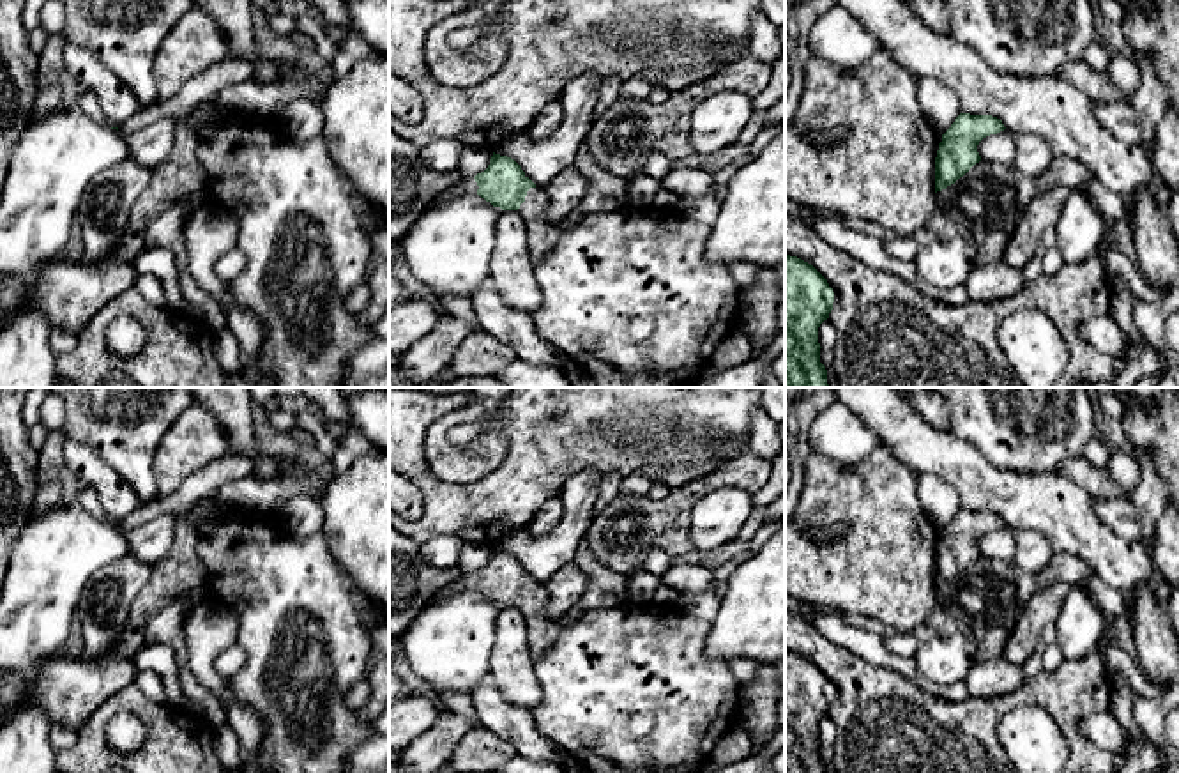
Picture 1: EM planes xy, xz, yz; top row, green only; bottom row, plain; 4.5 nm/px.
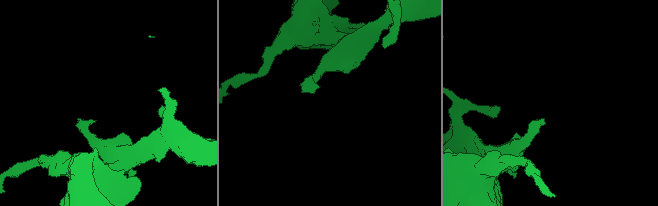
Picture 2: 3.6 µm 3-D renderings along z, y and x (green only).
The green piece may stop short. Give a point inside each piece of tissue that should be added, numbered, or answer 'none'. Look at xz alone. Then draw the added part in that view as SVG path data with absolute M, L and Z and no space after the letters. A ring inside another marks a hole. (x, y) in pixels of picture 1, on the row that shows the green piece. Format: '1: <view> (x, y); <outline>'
1: xz (465, 186); M474 177L470 179L461 179L458 184L454 184L453 188L445 189L438 198L437 202L449 202L449 200L454 200L454 198L460 198L463 195L477 195L477 182Z
2: xz (541, 236); M539 186L527 191L518 210L527 223L527 246L532 265L537 265L564 233L564 219L555 223L546 219L548 195Z

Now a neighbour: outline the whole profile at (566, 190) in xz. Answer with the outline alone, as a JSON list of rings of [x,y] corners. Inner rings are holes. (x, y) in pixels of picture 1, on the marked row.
[[[566,166],[546,186],[550,223],[566,219],[571,212],[580,209],[580,203],[589,189],[587,177],[574,166]]]

